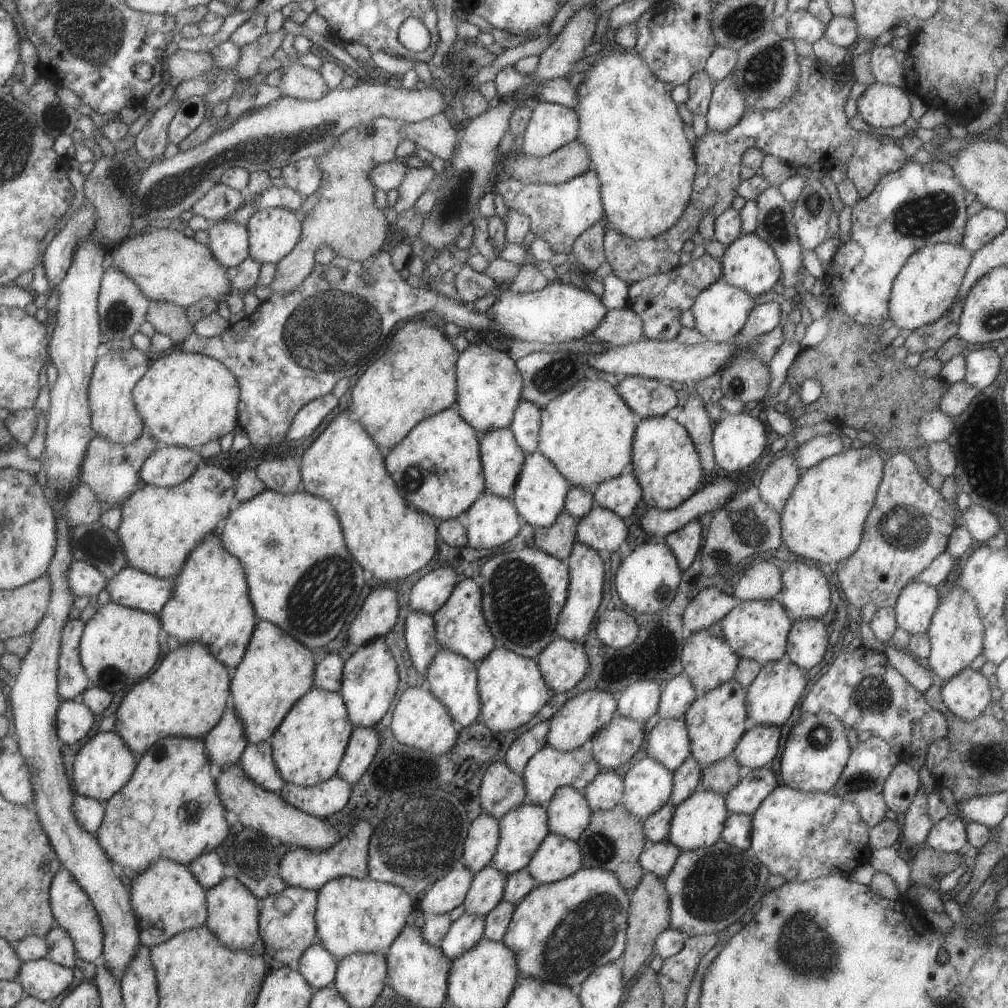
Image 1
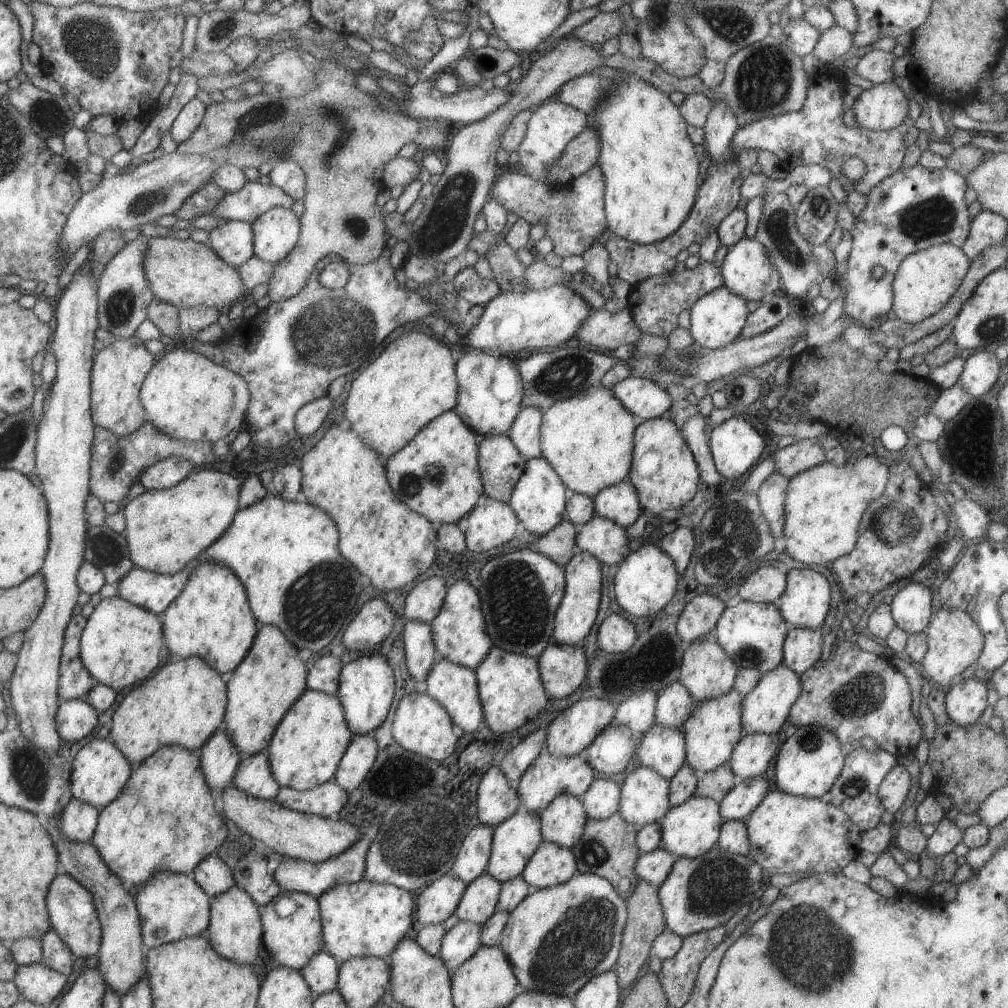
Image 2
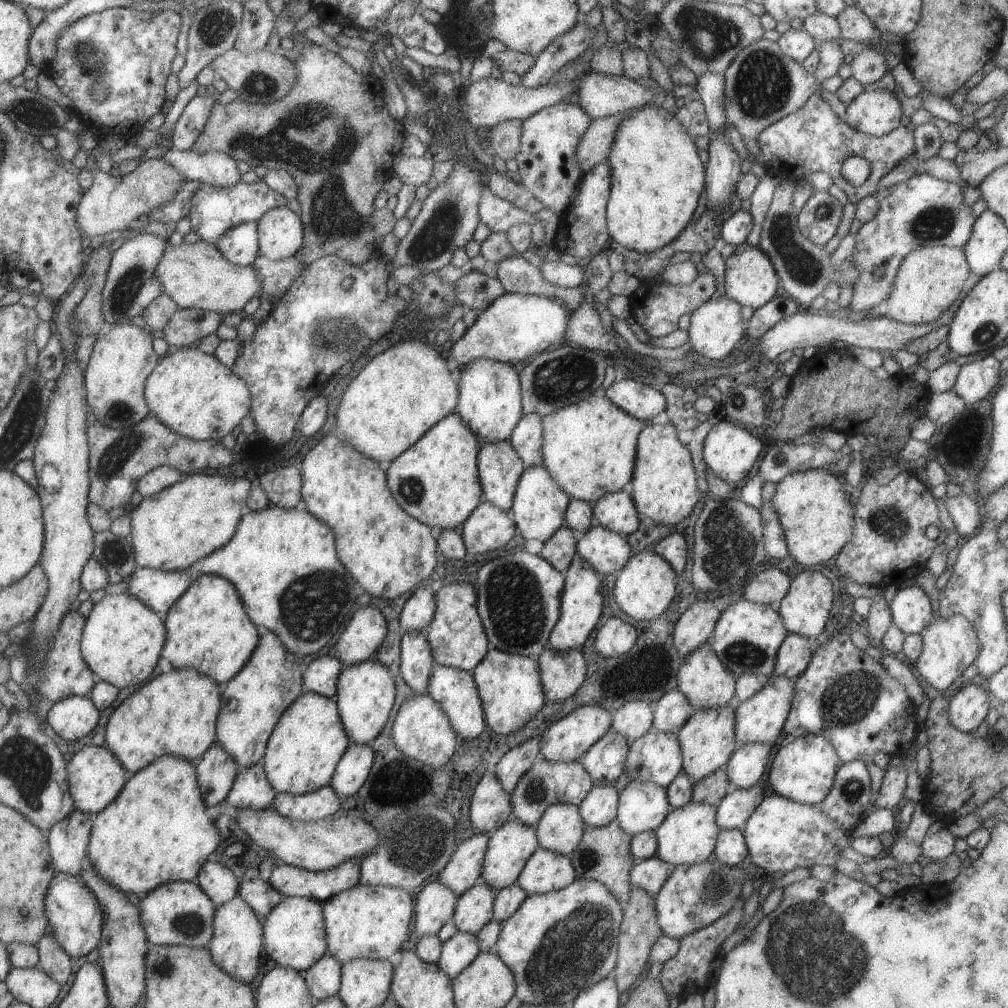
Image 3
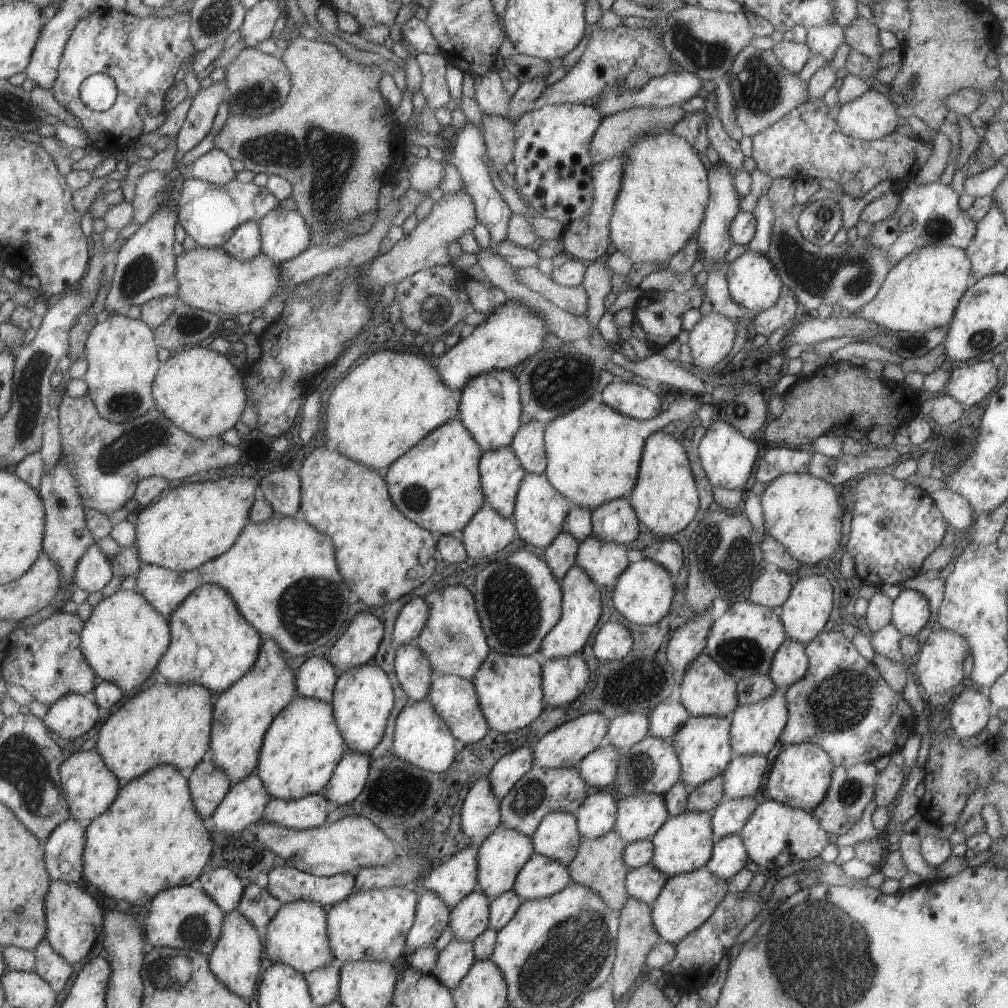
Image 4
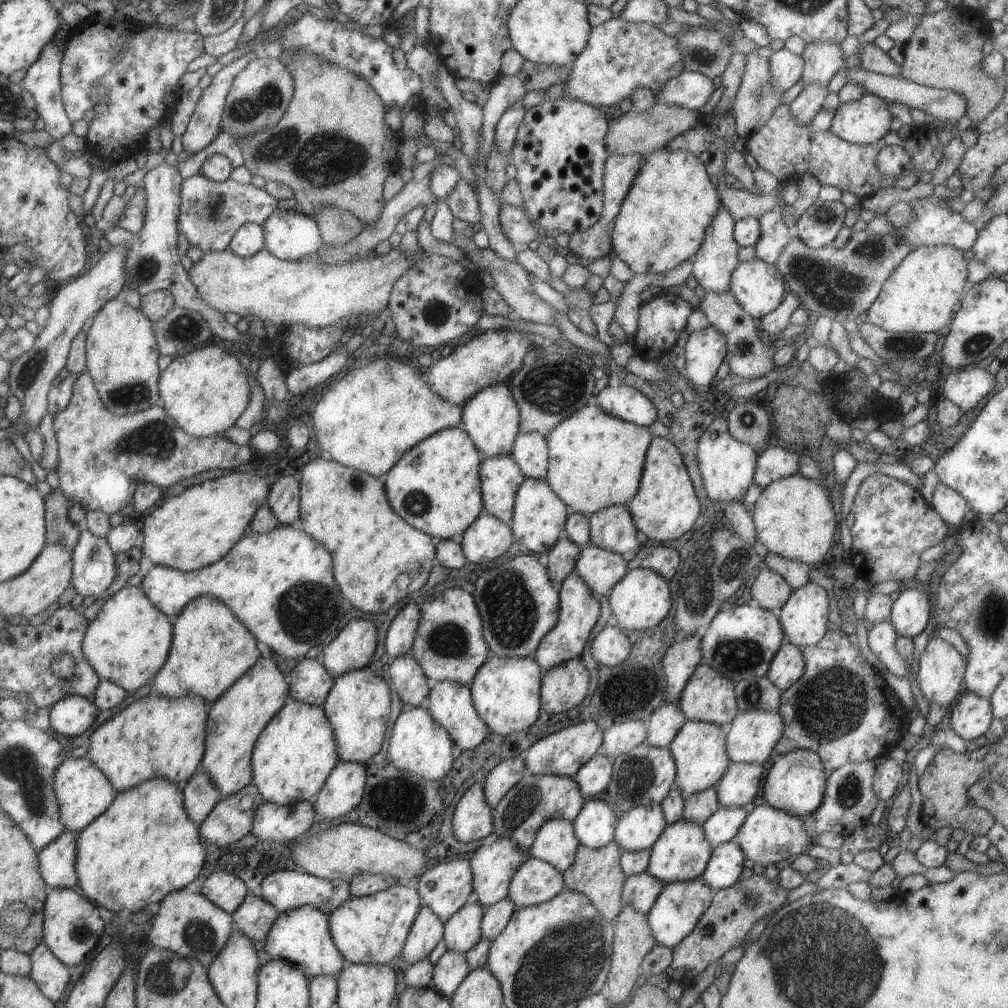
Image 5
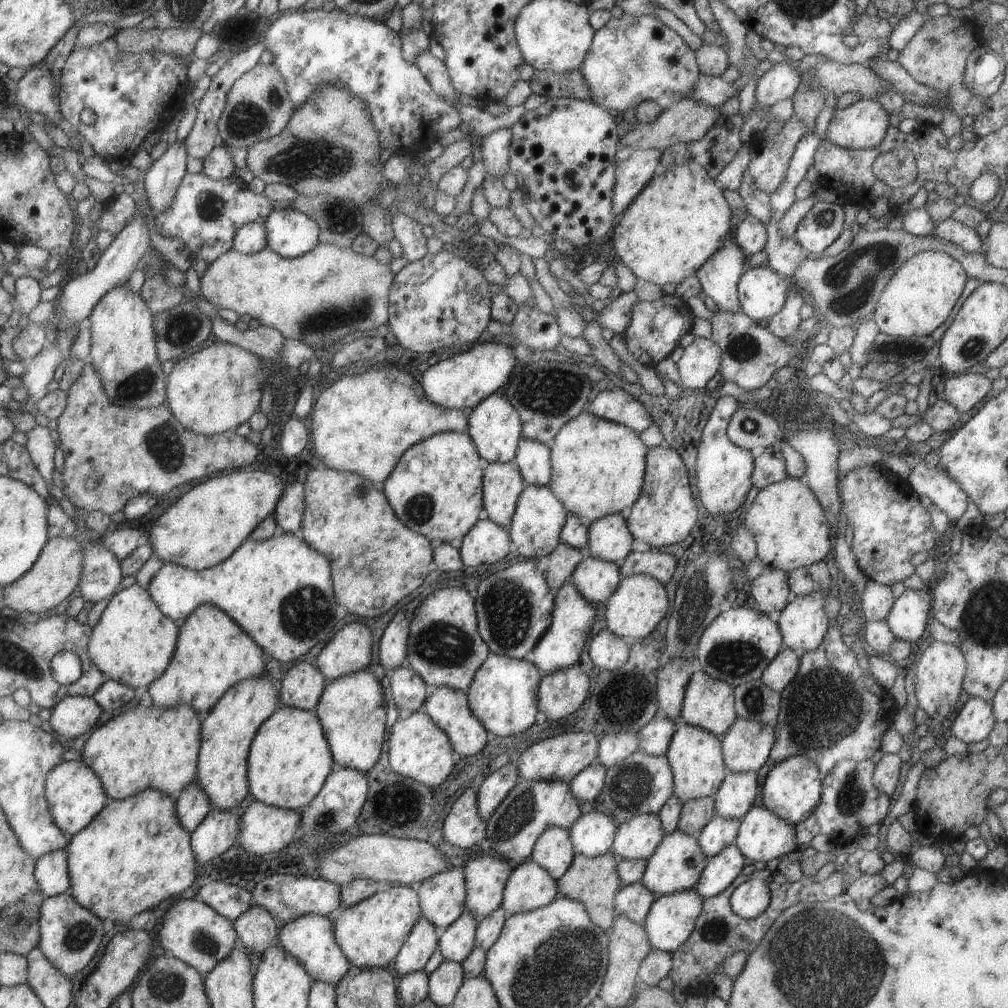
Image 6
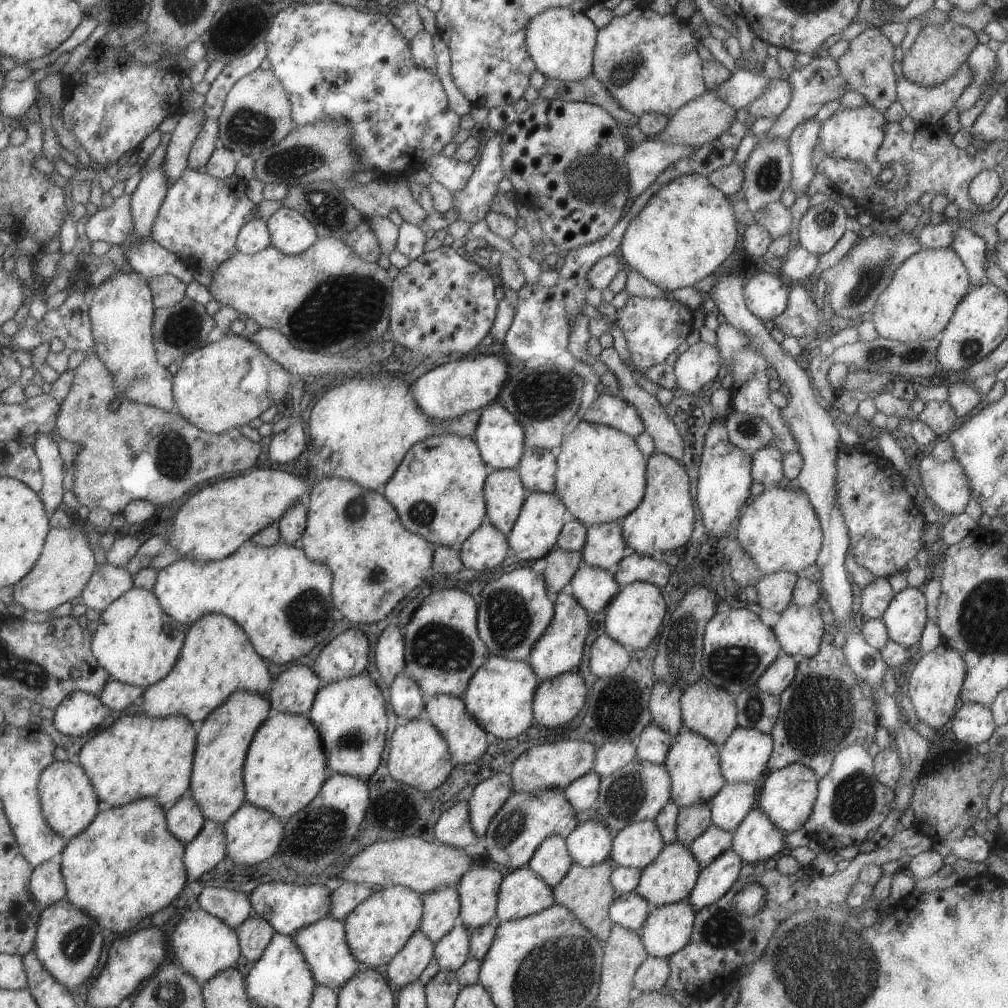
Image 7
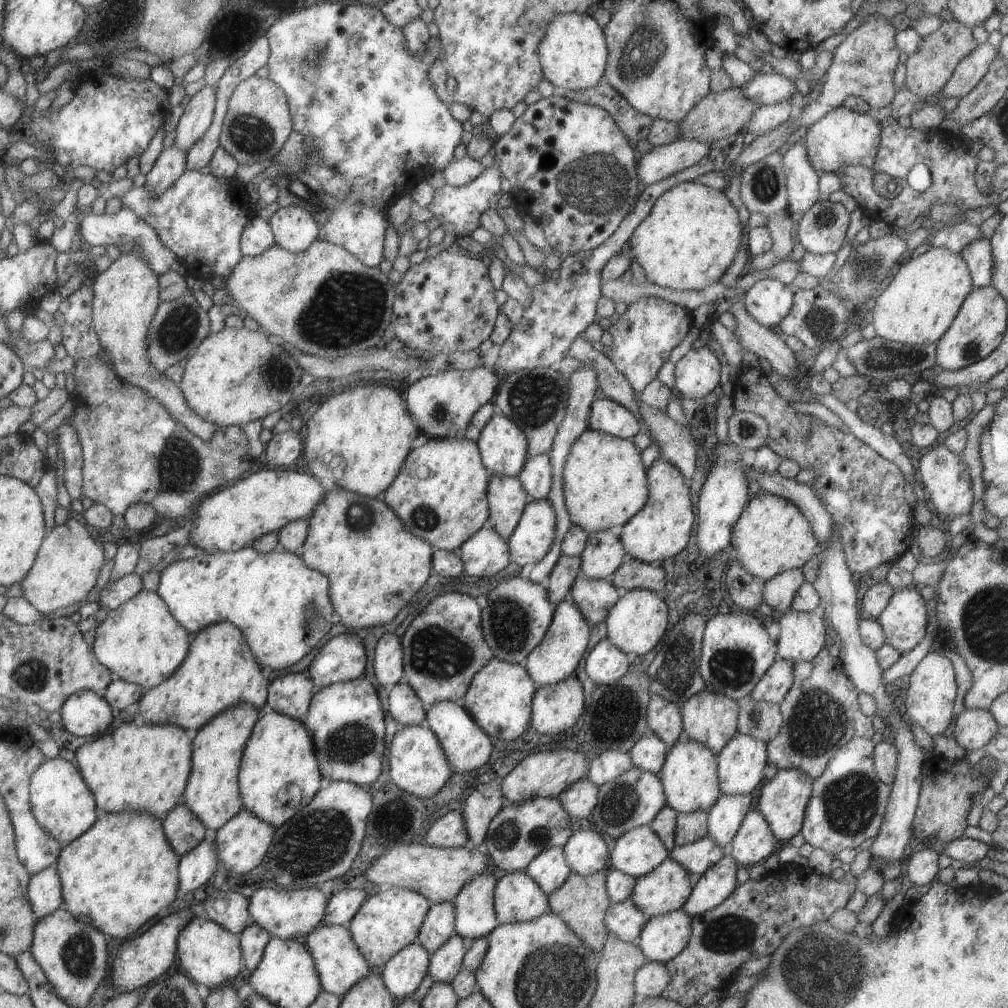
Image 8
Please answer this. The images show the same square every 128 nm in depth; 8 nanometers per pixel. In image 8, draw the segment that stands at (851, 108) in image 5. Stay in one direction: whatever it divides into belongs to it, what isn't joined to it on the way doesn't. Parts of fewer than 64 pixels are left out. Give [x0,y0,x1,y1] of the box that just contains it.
[802,105,880,174]

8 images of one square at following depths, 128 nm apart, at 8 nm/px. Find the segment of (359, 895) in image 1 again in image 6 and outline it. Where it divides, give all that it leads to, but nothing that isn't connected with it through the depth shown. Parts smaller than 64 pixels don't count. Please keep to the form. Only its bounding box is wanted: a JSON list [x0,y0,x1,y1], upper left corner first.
[333,884,421,968]

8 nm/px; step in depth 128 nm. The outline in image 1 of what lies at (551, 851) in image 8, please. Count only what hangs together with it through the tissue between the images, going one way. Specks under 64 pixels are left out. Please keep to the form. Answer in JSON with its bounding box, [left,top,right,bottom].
[545,786,591,841]

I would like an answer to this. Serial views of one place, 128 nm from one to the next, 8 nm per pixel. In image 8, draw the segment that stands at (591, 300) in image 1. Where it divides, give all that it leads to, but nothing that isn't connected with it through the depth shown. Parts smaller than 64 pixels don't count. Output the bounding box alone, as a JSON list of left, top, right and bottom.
[404,365,502,438]

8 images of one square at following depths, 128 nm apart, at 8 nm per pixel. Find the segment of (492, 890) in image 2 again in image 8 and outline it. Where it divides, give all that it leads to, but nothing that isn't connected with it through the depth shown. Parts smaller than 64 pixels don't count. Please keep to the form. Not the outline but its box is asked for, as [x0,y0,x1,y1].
[427,933,463,982]

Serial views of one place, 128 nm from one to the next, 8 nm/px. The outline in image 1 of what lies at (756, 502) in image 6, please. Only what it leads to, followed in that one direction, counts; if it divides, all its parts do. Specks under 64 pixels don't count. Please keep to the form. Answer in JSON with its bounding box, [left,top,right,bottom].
[780,447,883,566]

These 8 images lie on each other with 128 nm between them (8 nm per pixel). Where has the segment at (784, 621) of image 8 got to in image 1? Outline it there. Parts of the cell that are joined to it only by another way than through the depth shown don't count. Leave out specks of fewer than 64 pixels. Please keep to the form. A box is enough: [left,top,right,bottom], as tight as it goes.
[774,561,831,620]

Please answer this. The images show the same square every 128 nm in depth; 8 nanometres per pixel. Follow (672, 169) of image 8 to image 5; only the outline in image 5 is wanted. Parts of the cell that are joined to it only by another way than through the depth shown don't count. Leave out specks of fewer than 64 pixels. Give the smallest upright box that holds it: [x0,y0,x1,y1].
[566,153,643,260]

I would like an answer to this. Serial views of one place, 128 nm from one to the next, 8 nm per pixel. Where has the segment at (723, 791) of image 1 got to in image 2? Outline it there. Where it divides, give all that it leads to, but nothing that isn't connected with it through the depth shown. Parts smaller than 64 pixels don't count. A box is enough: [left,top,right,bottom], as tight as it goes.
[694,764,733,803]

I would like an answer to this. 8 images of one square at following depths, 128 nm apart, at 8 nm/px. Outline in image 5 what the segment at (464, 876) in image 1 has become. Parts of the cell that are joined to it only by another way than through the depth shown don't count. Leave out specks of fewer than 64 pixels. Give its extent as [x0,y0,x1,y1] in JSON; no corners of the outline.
[396,906,443,966]

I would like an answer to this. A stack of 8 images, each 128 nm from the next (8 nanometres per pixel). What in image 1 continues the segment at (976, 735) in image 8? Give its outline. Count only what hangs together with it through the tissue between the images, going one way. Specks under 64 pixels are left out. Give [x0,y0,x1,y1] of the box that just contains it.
[940,667,991,720]

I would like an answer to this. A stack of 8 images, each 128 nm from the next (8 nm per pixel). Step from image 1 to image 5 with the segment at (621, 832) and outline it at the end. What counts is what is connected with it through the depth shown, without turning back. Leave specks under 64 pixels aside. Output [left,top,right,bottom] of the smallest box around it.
[562,840,626,921]

